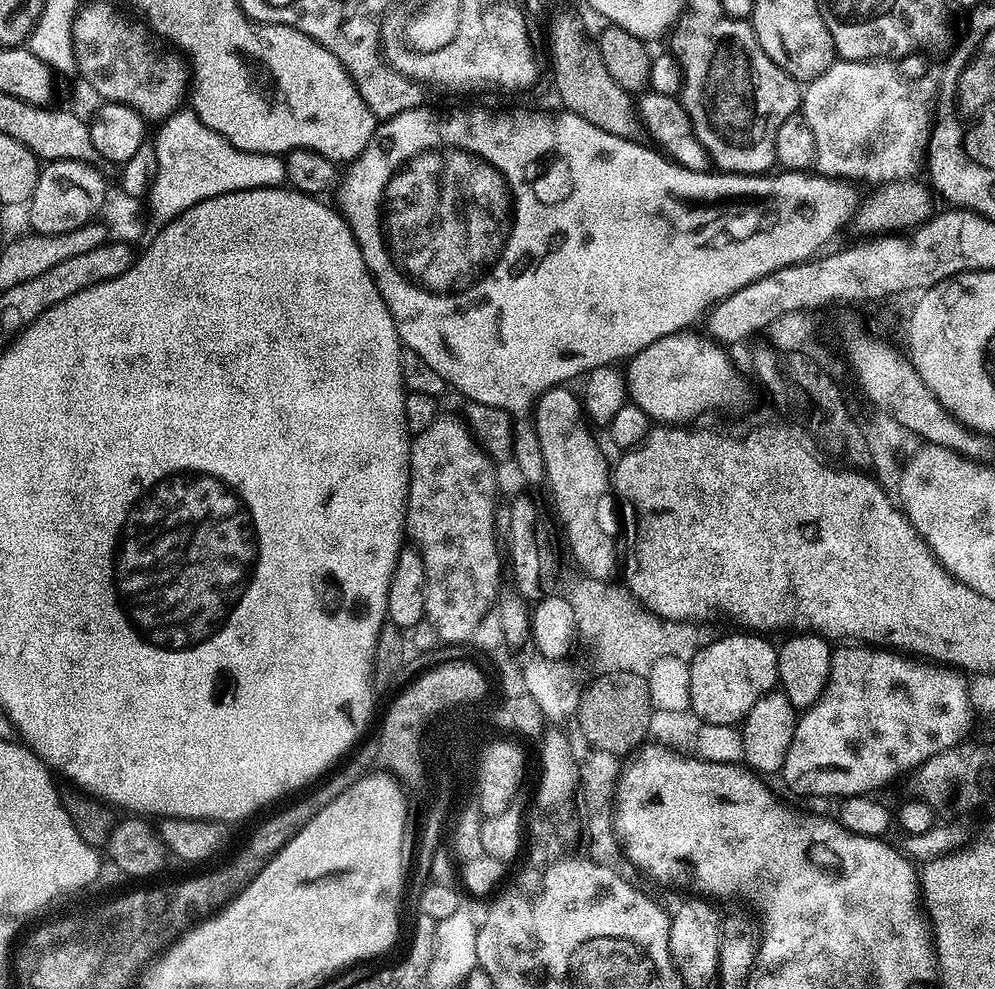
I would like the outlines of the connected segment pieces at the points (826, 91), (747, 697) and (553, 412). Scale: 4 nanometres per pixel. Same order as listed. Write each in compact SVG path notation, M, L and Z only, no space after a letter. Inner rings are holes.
M895 59L841 60L831 64L818 78L807 81L802 92L802 114L814 130L819 175L843 178L849 182L907 181L915 177L916 155L921 155L934 119L934 88L924 78L907 80Z
M740 634L744 636L724 636L713 638L708 646L698 650L691 661L688 662L690 684L689 684L689 705L697 718L705 725L707 724L730 724L739 725L744 716L767 692L777 687L776 679L776 653L777 645L771 644L771 639L760 634Z
M548 386L545 387L544 393L534 405L534 423L536 433L538 434L538 442L542 442L542 458L546 458L546 482L548 486L552 486L552 494L556 498L556 508L560 511L560 518L564 522L564 528L568 534L568 544L572 547L572 554L577 562L584 567L583 575L593 580L608 580L612 575L611 572L616 568L616 516L612 513L612 481L610 479L610 460L600 453L600 448L596 445L596 440L592 437L593 429L590 427L589 421L586 419L586 413L582 407L582 400L579 395L576 396L571 392L568 386Z

